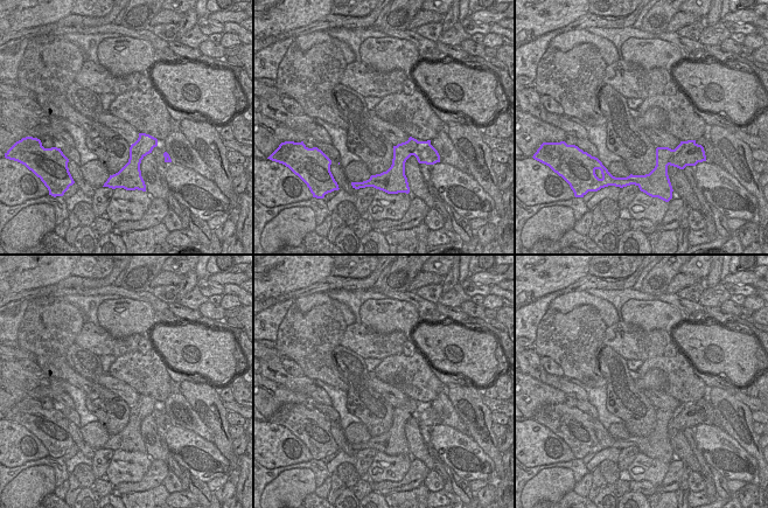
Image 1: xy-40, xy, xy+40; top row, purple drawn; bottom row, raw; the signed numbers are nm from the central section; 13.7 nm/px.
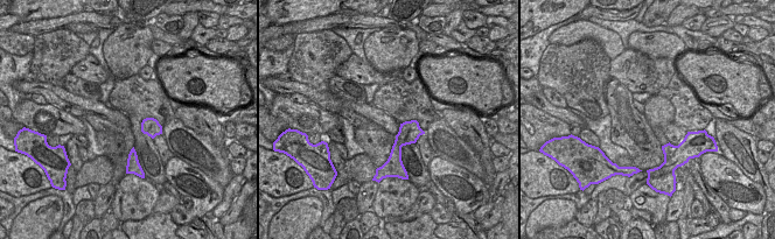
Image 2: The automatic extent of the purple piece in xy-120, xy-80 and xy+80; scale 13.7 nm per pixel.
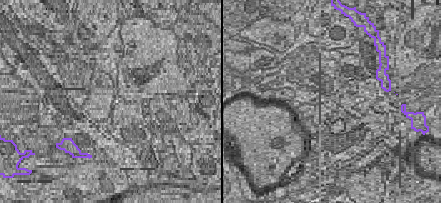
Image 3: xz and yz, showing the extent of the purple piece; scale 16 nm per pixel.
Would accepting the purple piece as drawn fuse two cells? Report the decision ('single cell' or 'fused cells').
fused cells

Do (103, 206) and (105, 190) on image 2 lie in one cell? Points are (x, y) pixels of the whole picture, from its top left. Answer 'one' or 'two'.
one

